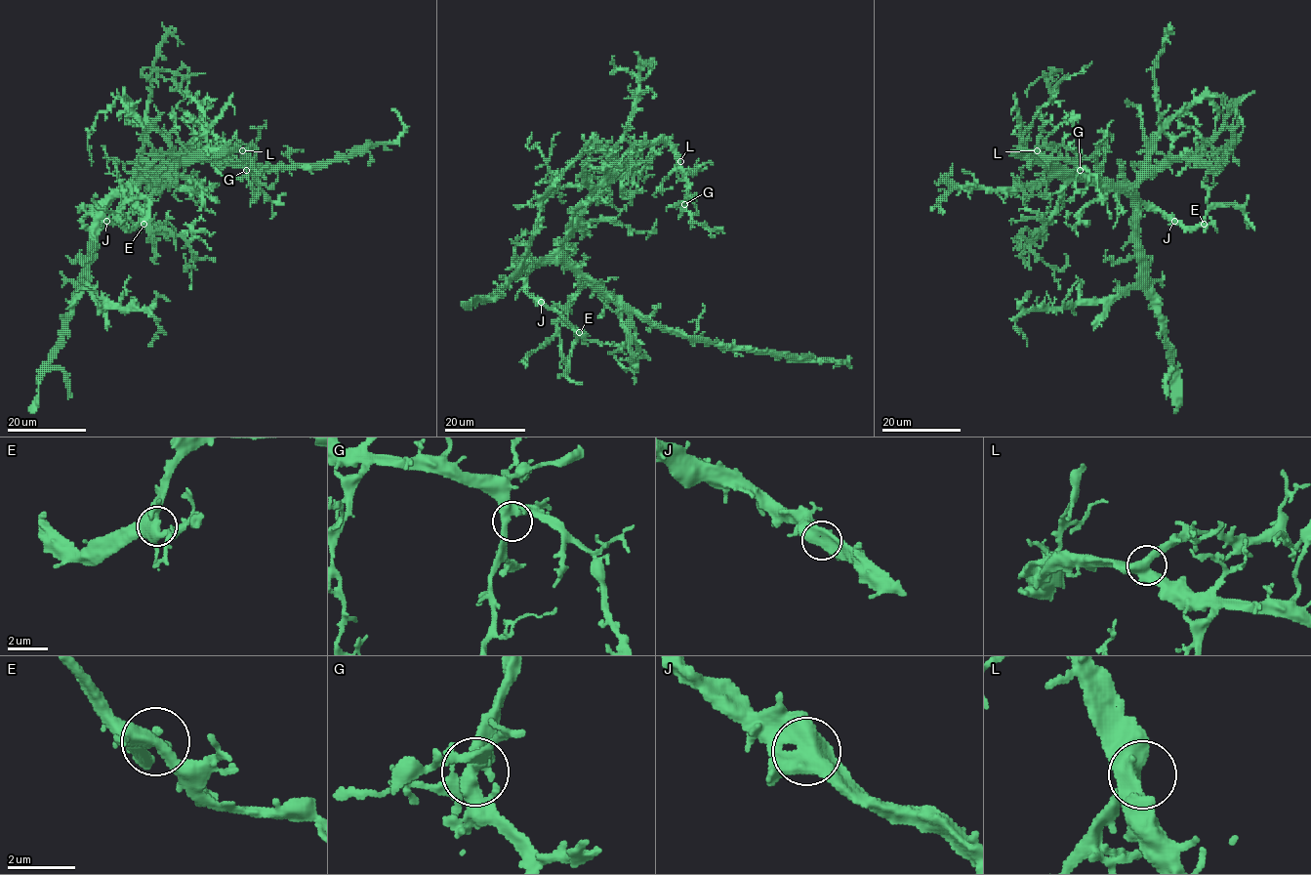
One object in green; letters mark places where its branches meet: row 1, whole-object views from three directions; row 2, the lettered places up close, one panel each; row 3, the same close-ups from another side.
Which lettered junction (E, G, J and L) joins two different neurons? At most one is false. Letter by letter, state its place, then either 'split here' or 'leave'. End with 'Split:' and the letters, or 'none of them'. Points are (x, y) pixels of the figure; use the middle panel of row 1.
E: place (579, 332); leave
G: place (684, 204); leave
J: place (541, 302); leave
L: place (680, 161); leave
Split: none of them

